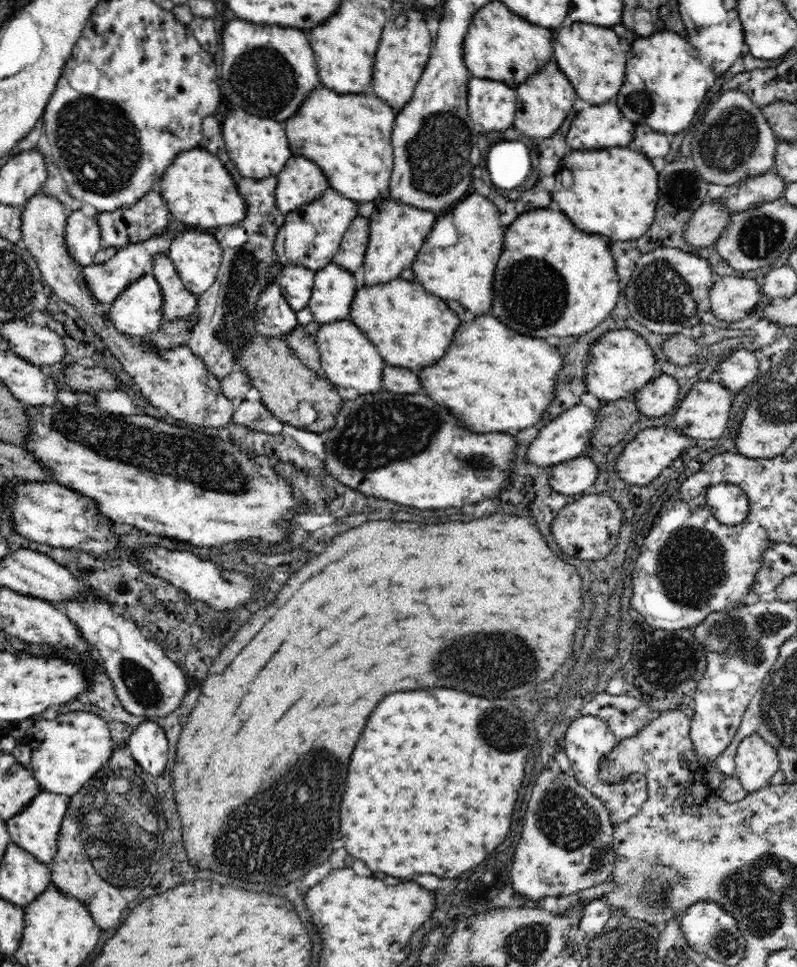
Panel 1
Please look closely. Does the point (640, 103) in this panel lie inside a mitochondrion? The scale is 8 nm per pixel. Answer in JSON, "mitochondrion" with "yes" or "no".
{"mitochondrion":"yes"}

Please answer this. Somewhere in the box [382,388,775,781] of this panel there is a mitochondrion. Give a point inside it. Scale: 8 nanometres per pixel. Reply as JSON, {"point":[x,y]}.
{"point":[694,566]}

